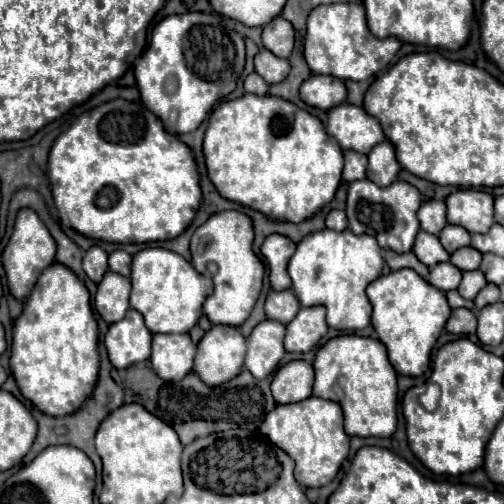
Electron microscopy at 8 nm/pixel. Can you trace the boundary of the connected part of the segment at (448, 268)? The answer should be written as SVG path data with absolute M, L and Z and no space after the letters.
M440 262L436 266L430 268L430 278L428 282L436 288L440 288L442 292L448 290L456 290L458 284L462 280L462 272L452 264L452 262Z

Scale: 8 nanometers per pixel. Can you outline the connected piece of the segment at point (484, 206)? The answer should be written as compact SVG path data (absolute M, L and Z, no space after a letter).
M462 188L446 198L448 224L460 224L470 234L488 232L494 224L494 198L484 190Z

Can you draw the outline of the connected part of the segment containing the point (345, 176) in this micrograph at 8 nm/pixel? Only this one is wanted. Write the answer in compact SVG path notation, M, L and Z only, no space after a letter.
M346 150L344 158L346 158L346 164L344 164L344 170L342 170L342 180L352 182L352 180L366 178L366 166L368 166L368 156L366 154Z

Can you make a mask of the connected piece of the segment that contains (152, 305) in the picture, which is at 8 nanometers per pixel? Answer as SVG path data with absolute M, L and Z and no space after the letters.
M144 248L131 263L130 307L144 316L144 324L150 332L188 332L202 316L202 302L208 292L212 292L212 282L208 276L200 276L190 262L180 254L166 248Z

